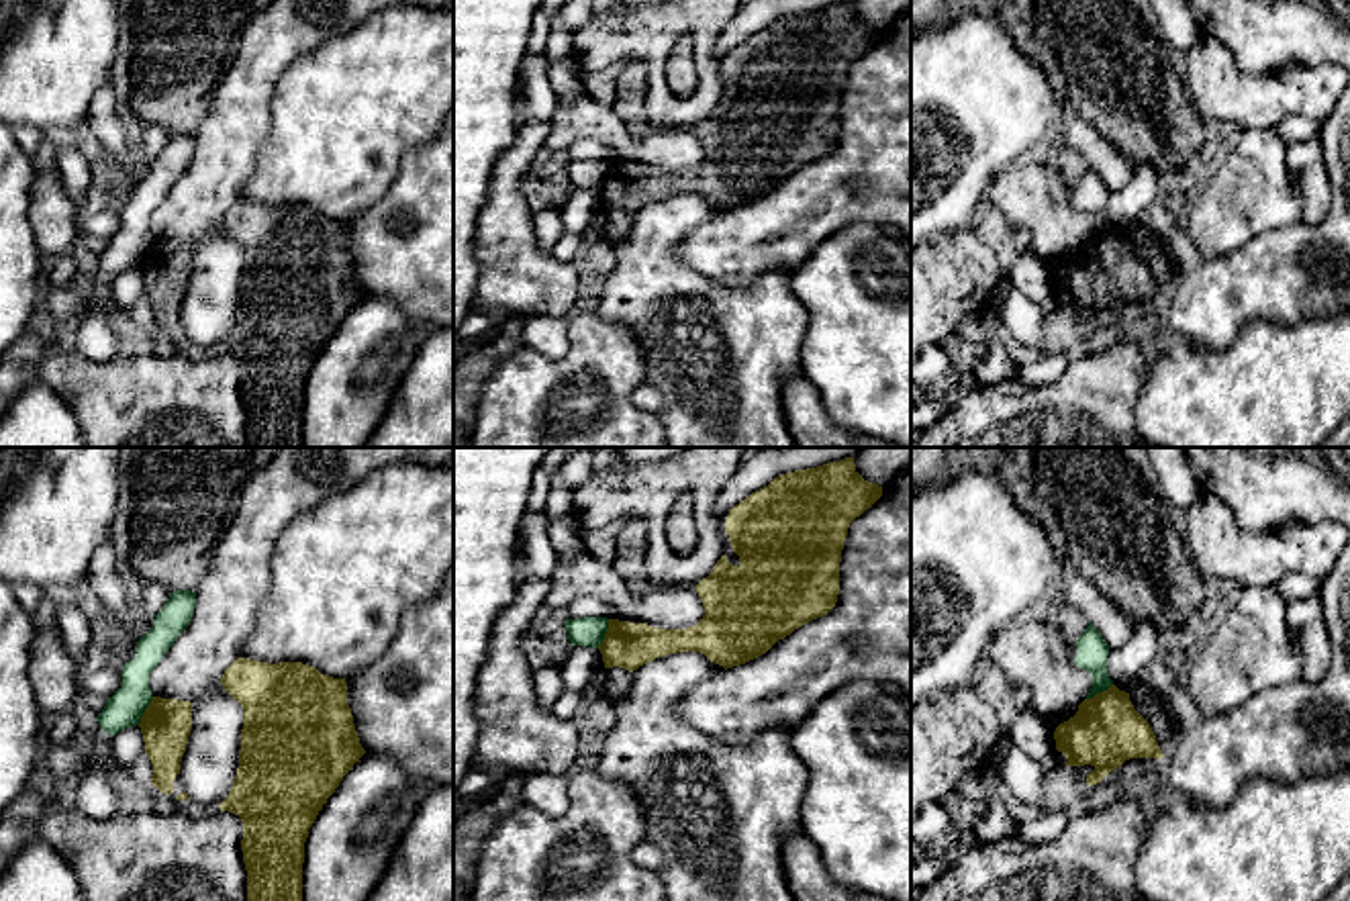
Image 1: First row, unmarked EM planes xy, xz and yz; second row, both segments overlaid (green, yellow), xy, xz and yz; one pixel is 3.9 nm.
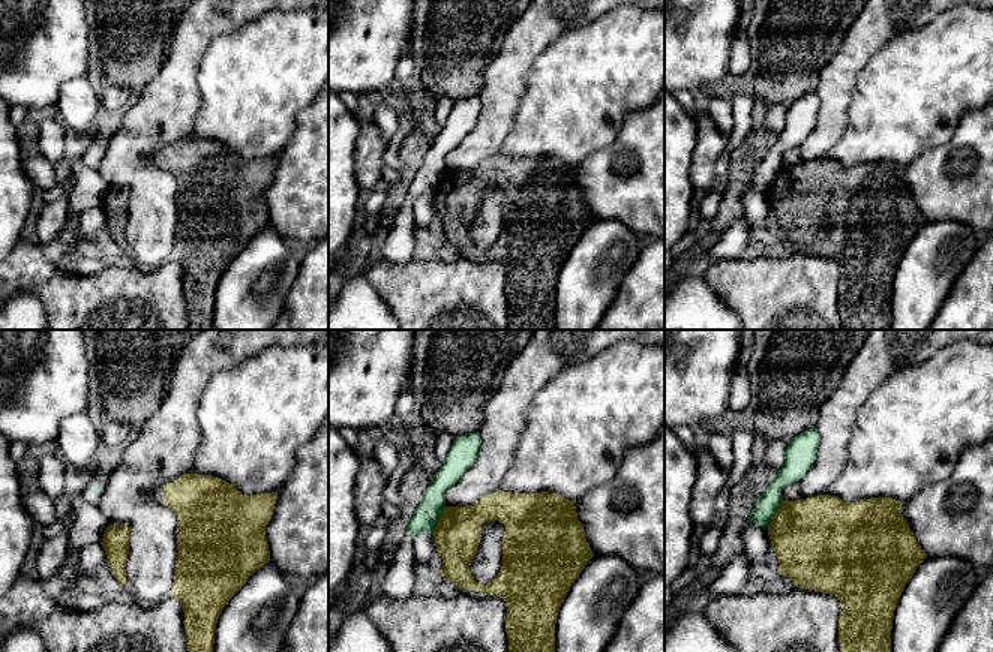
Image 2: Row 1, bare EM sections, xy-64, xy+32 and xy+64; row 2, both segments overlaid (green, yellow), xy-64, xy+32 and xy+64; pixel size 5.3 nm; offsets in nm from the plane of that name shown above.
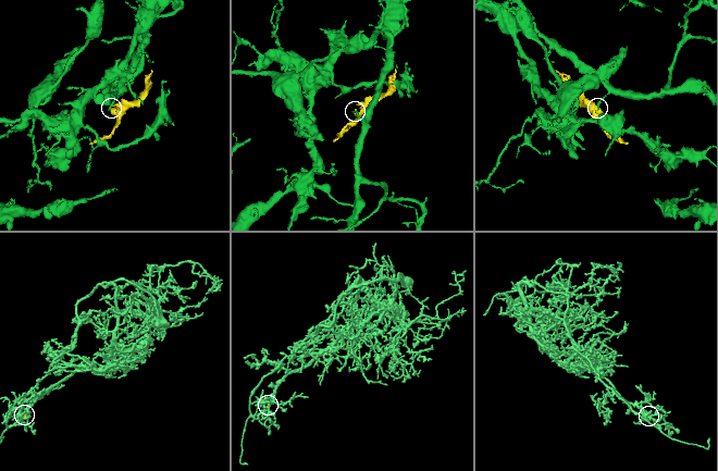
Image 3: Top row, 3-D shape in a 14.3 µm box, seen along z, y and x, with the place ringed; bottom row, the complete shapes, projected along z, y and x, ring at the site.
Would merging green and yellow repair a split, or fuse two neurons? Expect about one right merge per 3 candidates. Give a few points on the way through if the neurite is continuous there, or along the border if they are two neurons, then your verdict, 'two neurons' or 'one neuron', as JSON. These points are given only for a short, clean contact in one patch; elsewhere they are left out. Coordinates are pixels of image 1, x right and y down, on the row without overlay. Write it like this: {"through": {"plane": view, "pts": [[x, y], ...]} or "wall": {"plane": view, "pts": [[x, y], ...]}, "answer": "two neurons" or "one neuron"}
{"wall": {"plane": "xy", "pts": [[154, 240], [137, 266]]}, "answer": "two neurons"}

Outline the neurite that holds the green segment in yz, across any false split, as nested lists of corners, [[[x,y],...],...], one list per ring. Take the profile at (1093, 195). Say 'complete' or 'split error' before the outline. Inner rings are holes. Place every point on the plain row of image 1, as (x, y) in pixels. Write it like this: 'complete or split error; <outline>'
complete; [[[1089,163],[1089,170],[1076,184],[1076,192],[1078,196],[1074,206],[1093,219],[1093,231],[1087,237],[1087,241],[1093,241],[1097,235],[1103,235],[1113,227],[1107,217],[1109,188],[1105,186],[1099,172]]]

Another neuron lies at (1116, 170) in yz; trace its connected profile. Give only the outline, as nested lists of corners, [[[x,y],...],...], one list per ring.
[[[1060,110],[1054,133],[1058,145],[1072,147],[1087,157],[1109,192],[1121,190],[1131,180],[1134,163],[1074,112]]]

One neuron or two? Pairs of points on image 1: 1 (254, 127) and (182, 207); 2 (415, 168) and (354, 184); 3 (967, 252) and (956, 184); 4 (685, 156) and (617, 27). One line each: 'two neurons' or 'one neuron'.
1: one neuron
2: two neurons
3: two neurons
4: two neurons

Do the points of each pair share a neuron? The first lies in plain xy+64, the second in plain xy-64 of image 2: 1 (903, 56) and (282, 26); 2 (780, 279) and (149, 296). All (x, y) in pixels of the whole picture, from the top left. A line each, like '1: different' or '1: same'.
1: same
2: same

